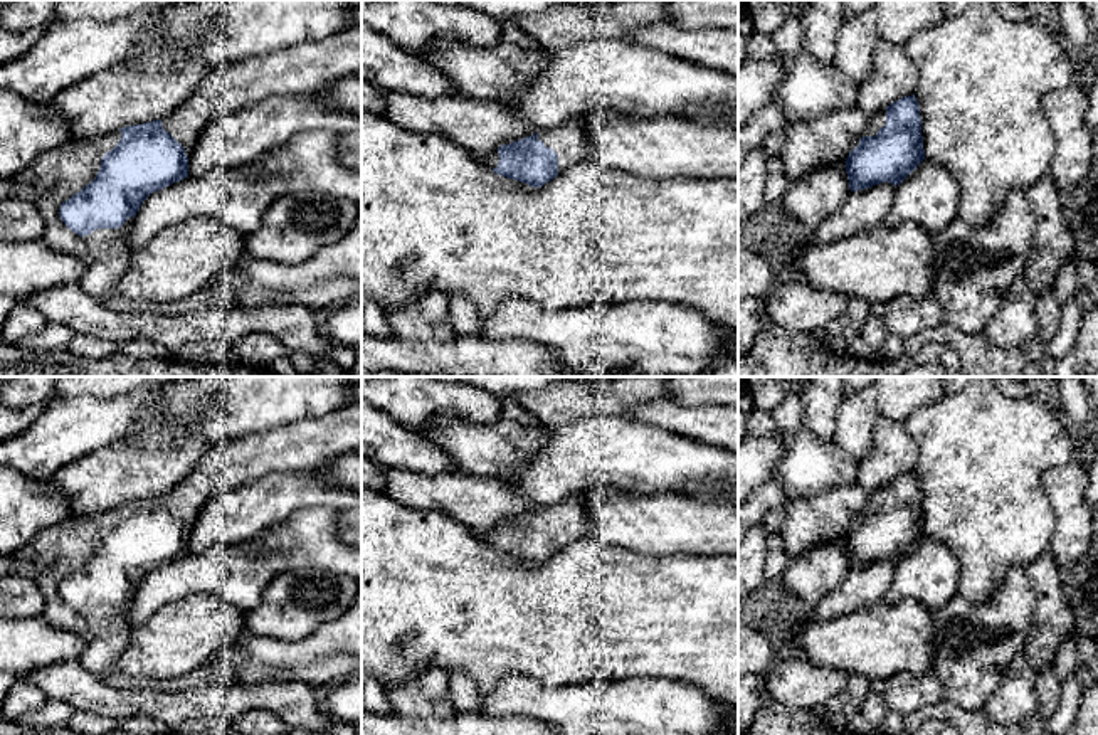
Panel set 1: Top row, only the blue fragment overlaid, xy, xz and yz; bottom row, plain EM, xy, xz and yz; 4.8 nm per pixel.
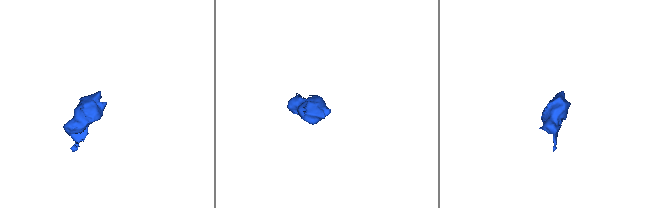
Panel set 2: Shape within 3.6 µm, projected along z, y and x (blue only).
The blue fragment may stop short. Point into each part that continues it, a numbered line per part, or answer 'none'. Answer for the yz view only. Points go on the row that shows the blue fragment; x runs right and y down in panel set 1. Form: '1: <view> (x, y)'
1: yz (878, 120)

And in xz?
1: xz (569, 142)
2: xz (490, 160)

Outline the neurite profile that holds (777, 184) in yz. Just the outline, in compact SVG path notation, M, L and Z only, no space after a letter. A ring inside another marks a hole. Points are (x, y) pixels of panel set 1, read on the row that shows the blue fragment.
M767 156L767 182L765 182L765 200L767 204L782 204L790 180L785 173L784 161L779 156Z

